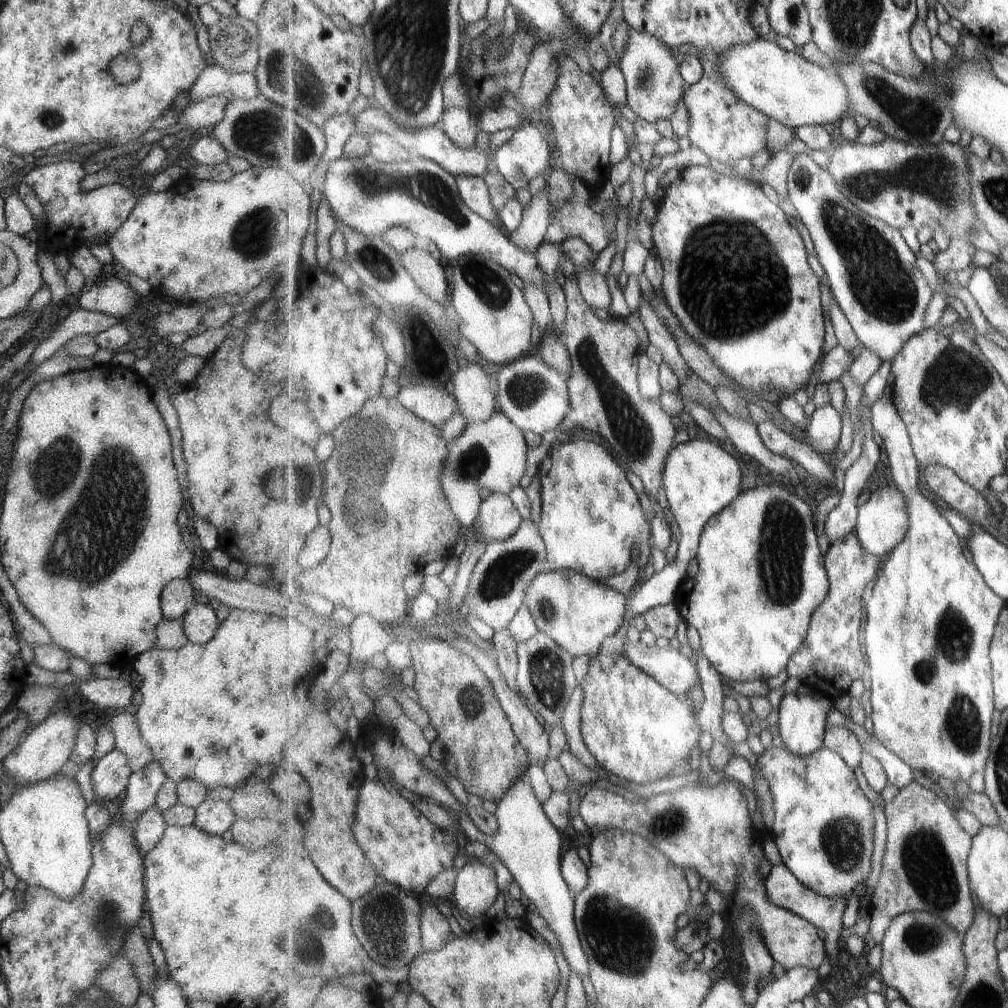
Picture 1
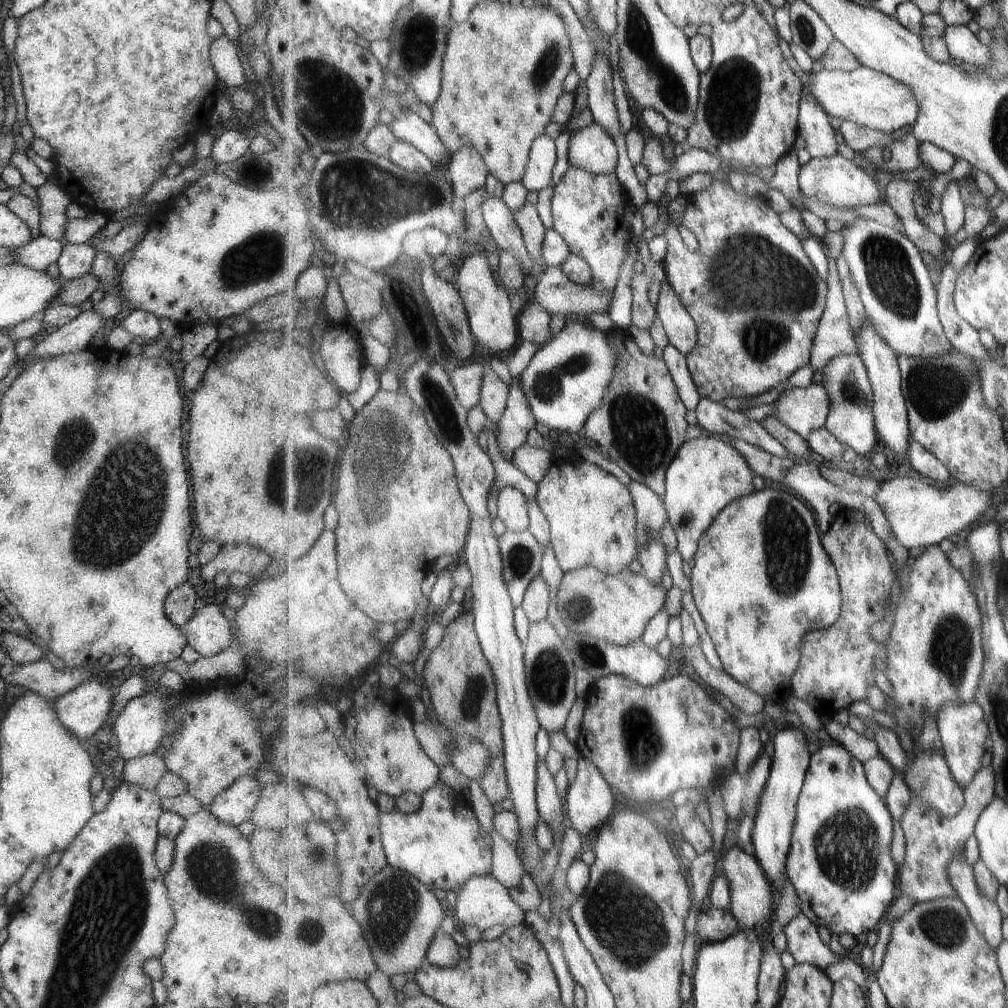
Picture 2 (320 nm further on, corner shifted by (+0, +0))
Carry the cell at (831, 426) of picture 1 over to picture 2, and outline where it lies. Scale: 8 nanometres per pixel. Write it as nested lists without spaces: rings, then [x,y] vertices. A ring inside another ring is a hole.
[[[858,354],[837,356],[828,362],[823,370],[822,383],[826,384],[831,396],[831,412],[825,423],[826,428],[839,442],[853,449],[859,457],[863,454],[864,459],[879,442],[874,416],[874,390],[866,365]]]

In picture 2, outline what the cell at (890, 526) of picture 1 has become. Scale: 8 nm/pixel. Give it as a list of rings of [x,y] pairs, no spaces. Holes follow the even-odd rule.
[[[897,477],[889,481],[881,481],[875,500],[887,516],[895,538],[912,553],[917,553],[929,546],[940,544],[949,536],[971,528],[992,506],[993,496],[969,484],[953,484],[943,490],[937,486],[929,486],[915,478]]]

